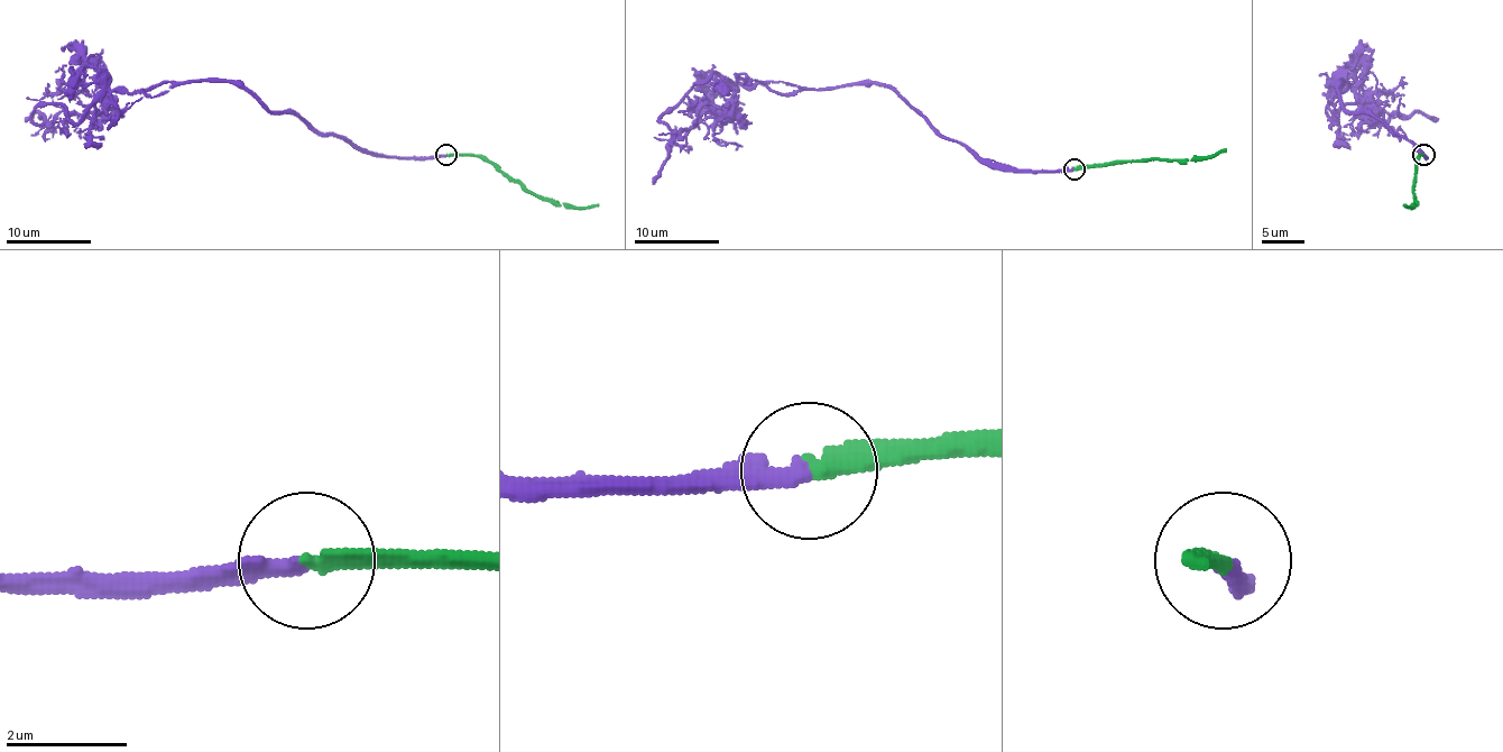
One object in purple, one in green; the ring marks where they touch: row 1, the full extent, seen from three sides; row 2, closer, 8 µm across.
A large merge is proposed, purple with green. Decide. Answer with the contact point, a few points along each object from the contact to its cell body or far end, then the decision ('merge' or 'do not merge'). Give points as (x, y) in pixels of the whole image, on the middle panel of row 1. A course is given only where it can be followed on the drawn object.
at (1073, 168); purple runs (1073, 170), (990, 165), (890, 89), (783, 82), (743, 84), (728, 110), (706, 103), (672, 137), (653, 184); green runs (1073, 170), (1154, 158), (1215, 157), (1225, 148); merge

